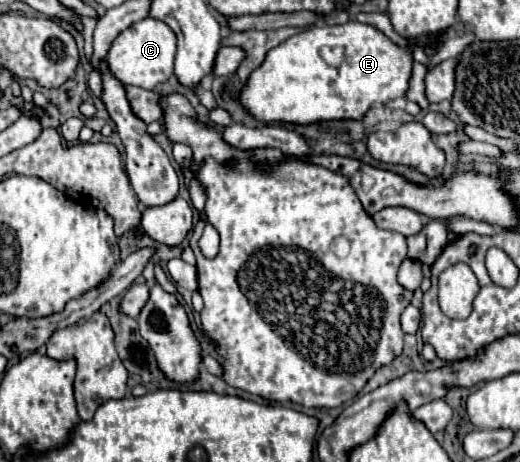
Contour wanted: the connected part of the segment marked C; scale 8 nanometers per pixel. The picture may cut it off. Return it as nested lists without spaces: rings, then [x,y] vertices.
[[[149,16],[135,22],[115,38],[107,54],[107,64],[109,64],[109,70],[115,74],[115,78],[119,78],[123,84],[155,90],[159,84],[163,84],[173,76],[175,50],[177,50],[175,32],[165,22]]]

